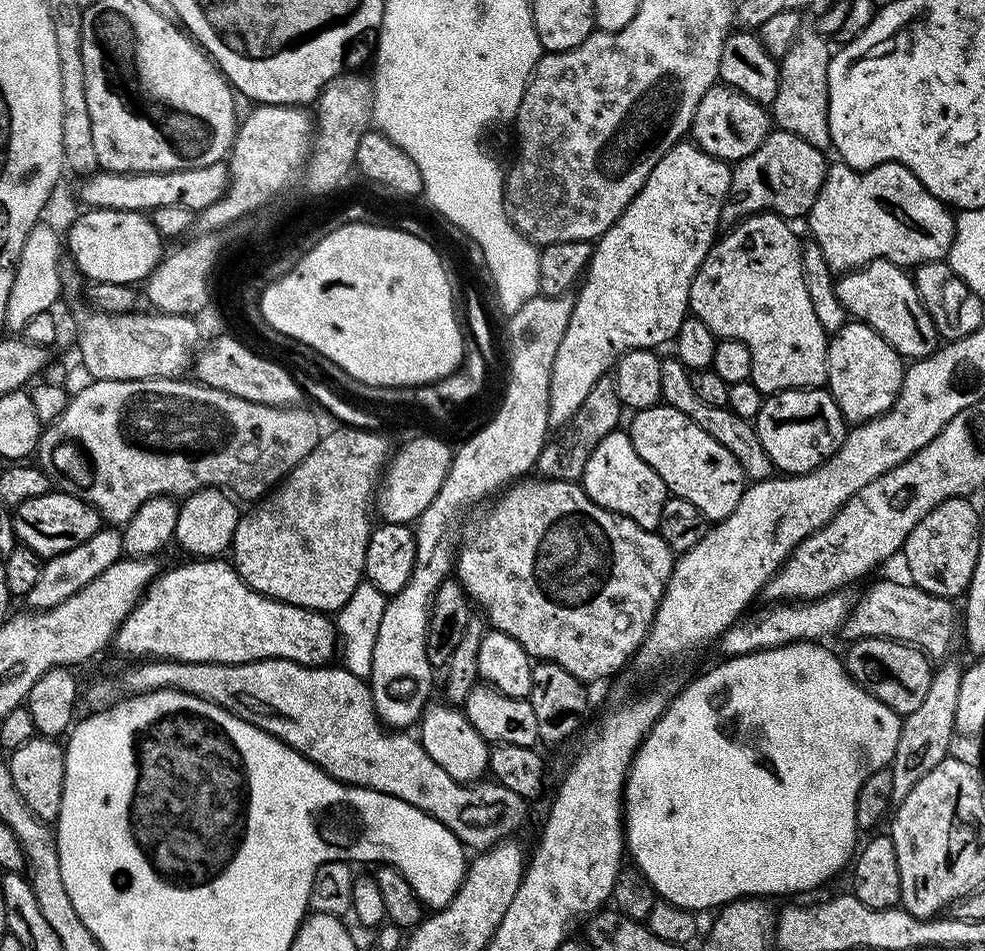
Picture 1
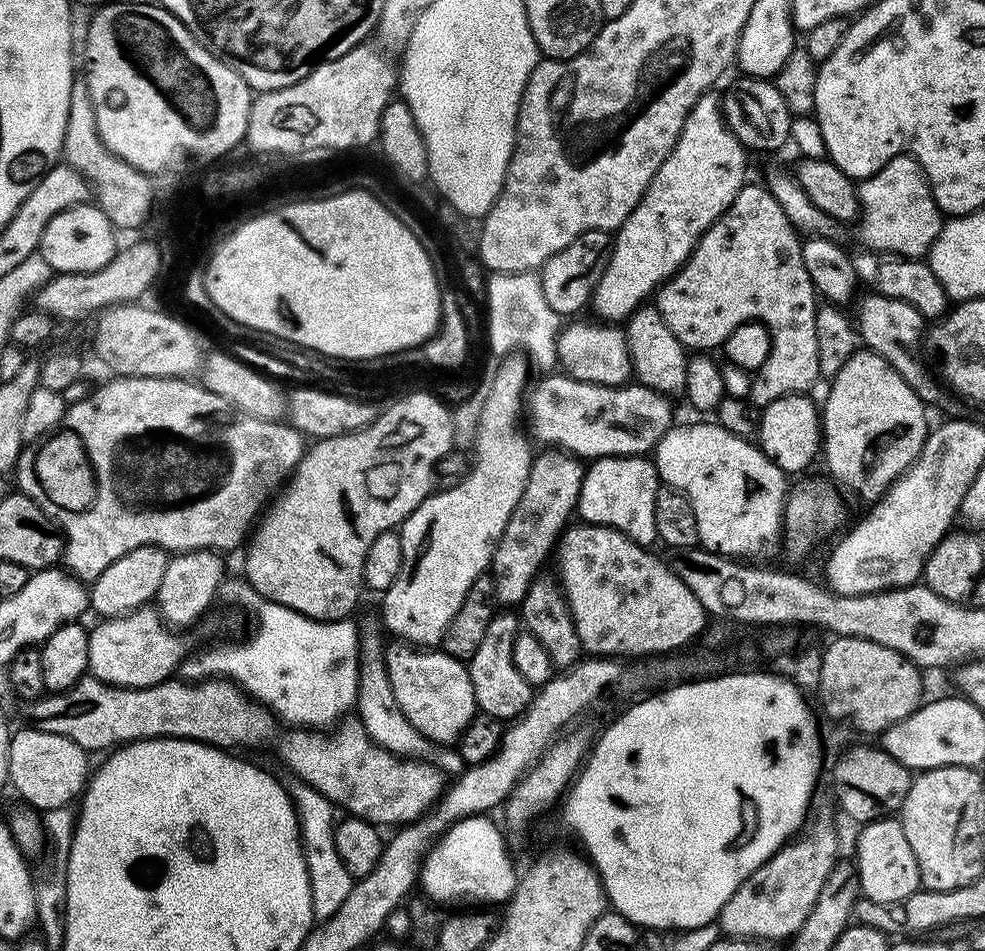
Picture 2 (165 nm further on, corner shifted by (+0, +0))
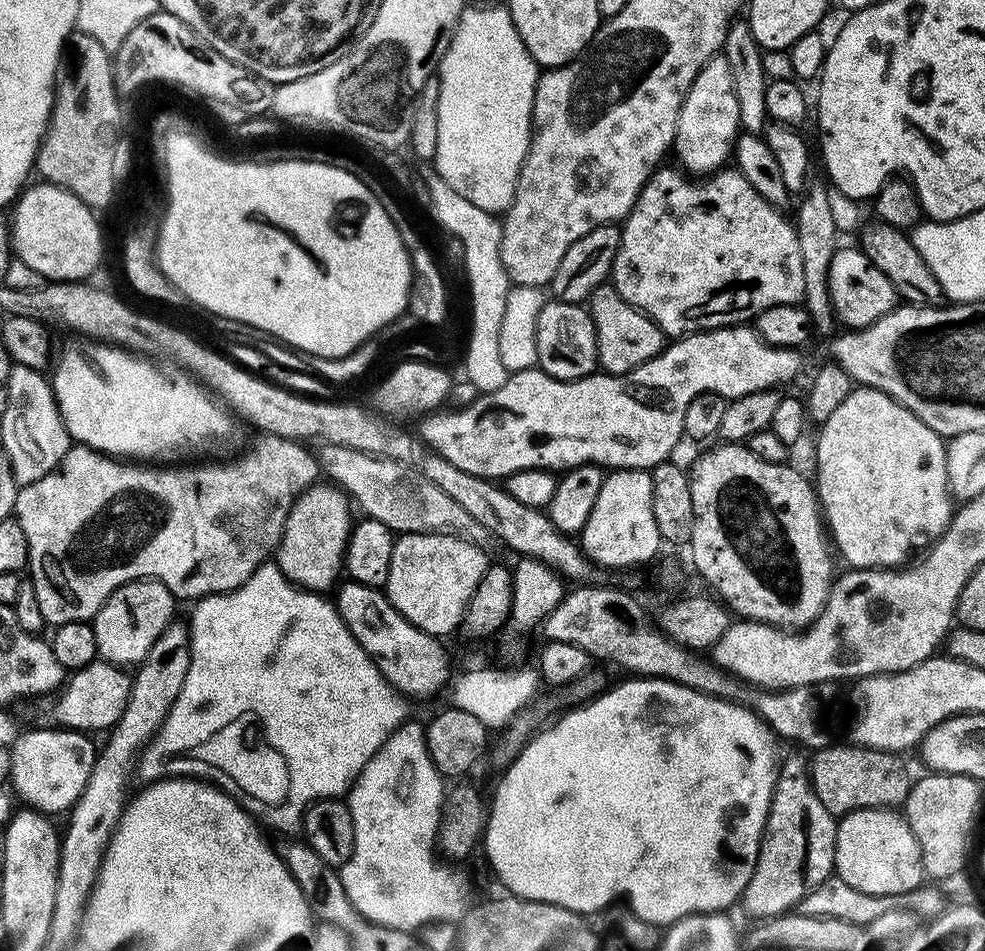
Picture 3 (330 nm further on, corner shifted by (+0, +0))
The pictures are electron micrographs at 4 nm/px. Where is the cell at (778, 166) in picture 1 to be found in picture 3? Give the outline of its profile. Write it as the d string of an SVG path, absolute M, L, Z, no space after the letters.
M869 223L858 236L860 239L858 247L866 254L866 258L870 258L870 262L874 262L874 266L878 266L878 270L882 270L882 274L886 274L886 278L890 278L890 282L894 282L894 290L901 301L918 308L941 307L946 300L942 286L938 286L938 278L934 278L930 266L926 266L926 258L922 258L922 254L918 254L911 235L907 231L895 228L893 224L875 223L872 225Z

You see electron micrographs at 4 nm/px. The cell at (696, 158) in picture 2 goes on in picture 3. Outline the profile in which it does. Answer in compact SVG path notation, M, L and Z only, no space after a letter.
M722 54L714 56L710 62L706 62L706 66L702 66L698 78L694 78L682 102L674 152L680 155L679 163L689 173L711 174L729 163L736 147L736 137L741 131L738 98L734 94L734 78L730 74L730 66Z

